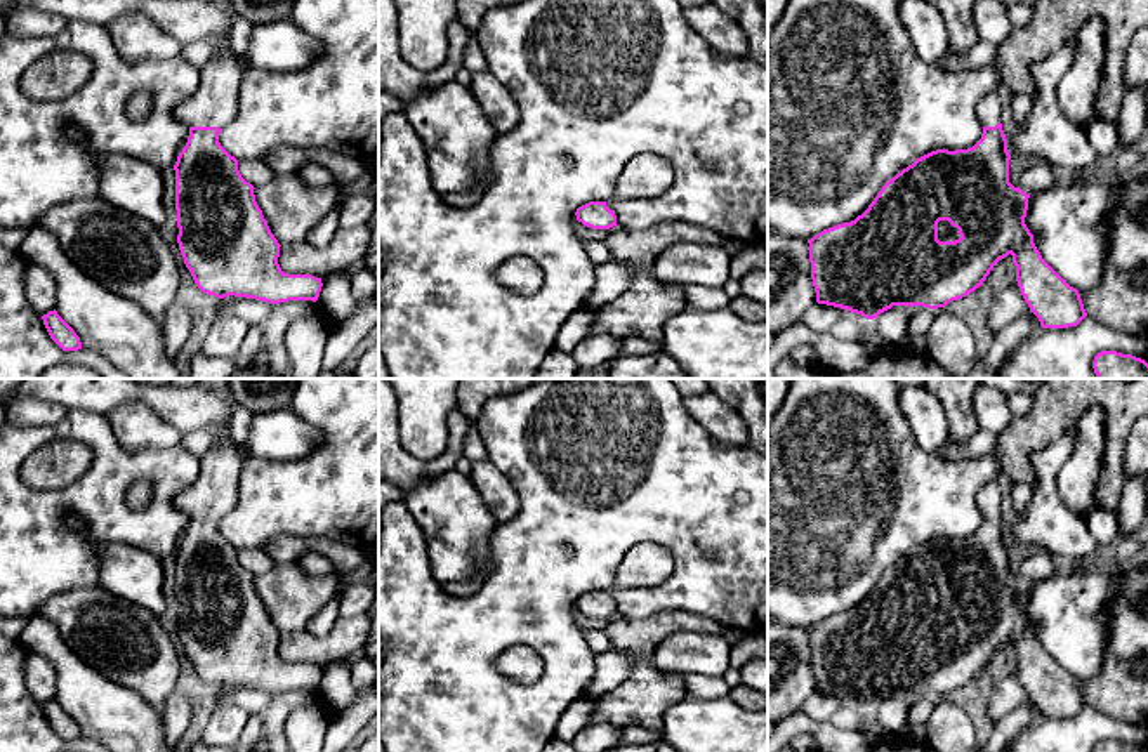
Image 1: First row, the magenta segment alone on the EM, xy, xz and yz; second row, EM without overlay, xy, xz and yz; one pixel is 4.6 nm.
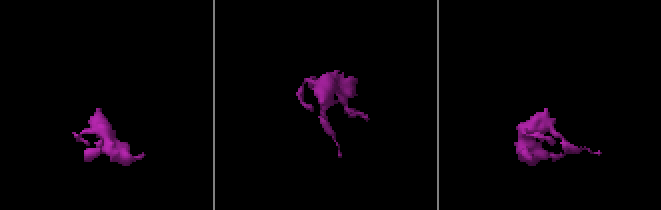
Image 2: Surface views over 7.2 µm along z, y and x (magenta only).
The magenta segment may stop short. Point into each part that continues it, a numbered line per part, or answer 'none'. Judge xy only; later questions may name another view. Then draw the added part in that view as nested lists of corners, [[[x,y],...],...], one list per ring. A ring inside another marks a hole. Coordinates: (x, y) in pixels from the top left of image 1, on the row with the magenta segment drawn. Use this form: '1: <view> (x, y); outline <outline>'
1: xy (214, 103); outline [[[228,35],[210,36],[212,59],[200,69],[196,92],[179,104],[177,118],[186,127],[226,129],[238,118],[238,94],[245,64],[231,47]]]

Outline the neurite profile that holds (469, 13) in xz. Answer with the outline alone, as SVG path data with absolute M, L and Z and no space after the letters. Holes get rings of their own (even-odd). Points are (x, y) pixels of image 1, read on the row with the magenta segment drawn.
M457 0L457 19L467 30L476 31L486 12L516 2L521 2L521 0Z

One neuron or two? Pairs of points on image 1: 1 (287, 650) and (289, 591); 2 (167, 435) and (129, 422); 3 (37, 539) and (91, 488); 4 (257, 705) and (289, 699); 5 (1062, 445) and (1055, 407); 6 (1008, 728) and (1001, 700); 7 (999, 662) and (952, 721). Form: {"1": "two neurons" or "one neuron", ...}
{"1": "two neurons", "2": "one neuron", "3": "one neuron", "4": "two neurons", "5": "two neurons", "6": "two neurons", "7": "two neurons"}

